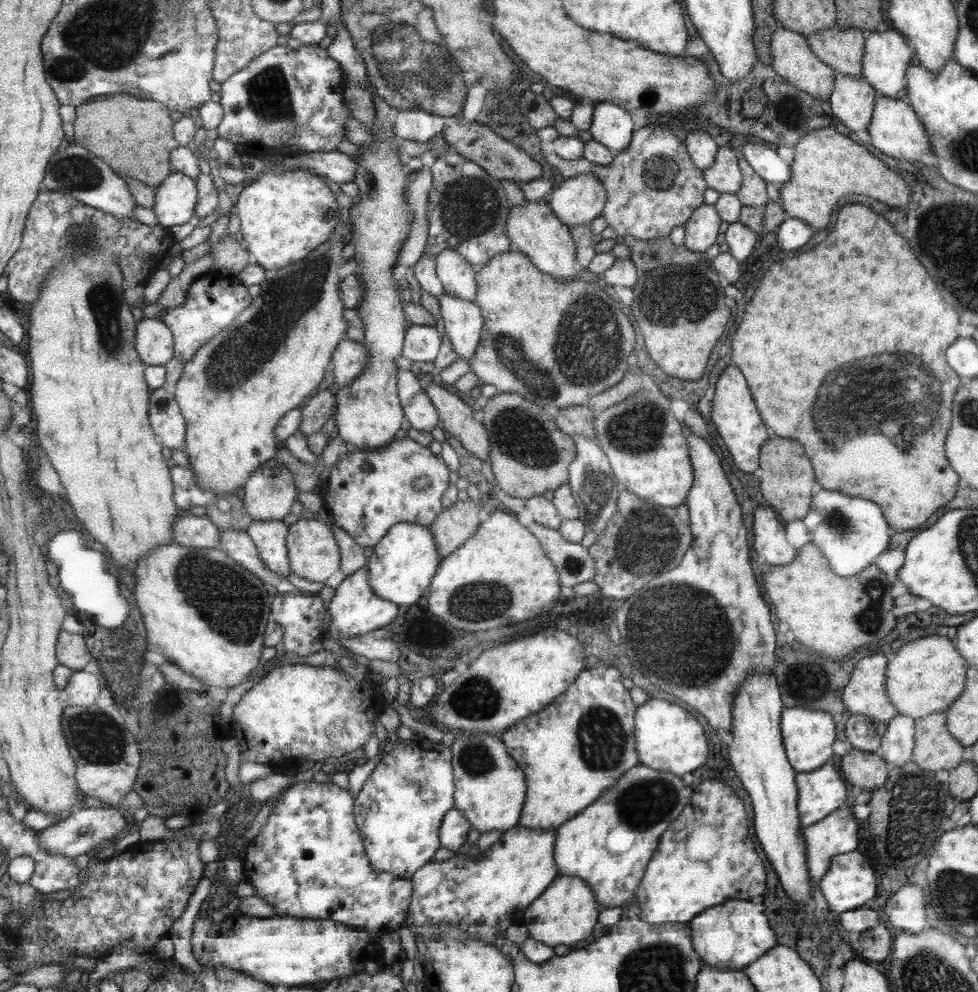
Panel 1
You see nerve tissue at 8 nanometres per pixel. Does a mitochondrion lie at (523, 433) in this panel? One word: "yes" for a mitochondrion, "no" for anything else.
yes

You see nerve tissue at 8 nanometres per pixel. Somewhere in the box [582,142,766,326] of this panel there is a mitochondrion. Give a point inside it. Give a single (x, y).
(665, 300)

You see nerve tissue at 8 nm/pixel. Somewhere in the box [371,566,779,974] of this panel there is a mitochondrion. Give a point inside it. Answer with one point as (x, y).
(690, 642)

